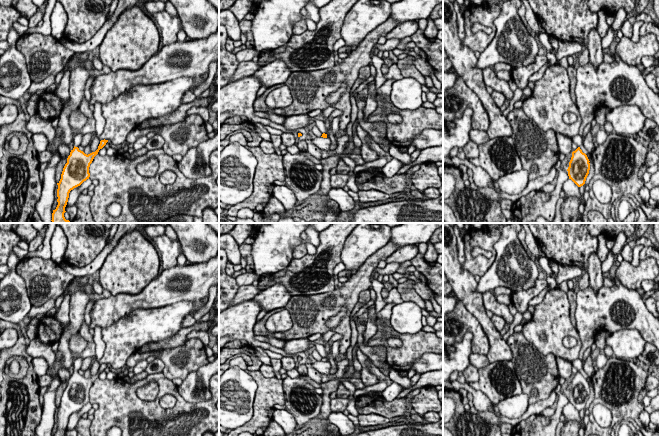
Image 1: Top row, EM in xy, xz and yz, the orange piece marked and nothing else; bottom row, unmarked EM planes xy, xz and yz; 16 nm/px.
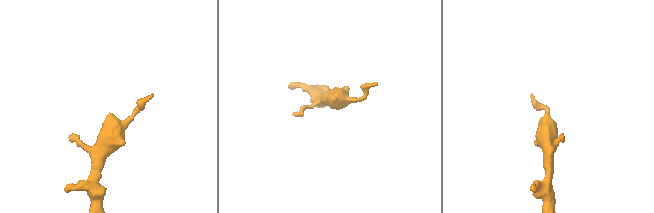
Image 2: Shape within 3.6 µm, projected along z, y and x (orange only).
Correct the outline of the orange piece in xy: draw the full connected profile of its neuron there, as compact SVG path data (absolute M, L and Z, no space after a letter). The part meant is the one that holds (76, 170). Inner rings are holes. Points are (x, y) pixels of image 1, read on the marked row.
M77 134L74 139L74 148L71 150L70 155L67 158L61 179L57 183L57 202L58 205L52 213L52 223L71 223L64 217L65 207L68 202L69 193L74 188L80 186L84 181L89 179L89 167L94 157L98 154L108 140L101 140L98 149L90 154L85 154L78 146L81 145L83 134Z

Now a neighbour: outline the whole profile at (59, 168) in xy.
M61 159L61 161L56 166L55 180L57 183L59 183L61 179L61 174L66 163L67 163L67 159Z

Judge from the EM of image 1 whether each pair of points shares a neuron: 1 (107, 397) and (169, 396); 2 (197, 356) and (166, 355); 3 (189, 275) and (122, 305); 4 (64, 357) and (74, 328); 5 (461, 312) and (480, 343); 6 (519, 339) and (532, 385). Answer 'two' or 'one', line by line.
1: one
2: one
3: one
4: one
5: one
6: one

